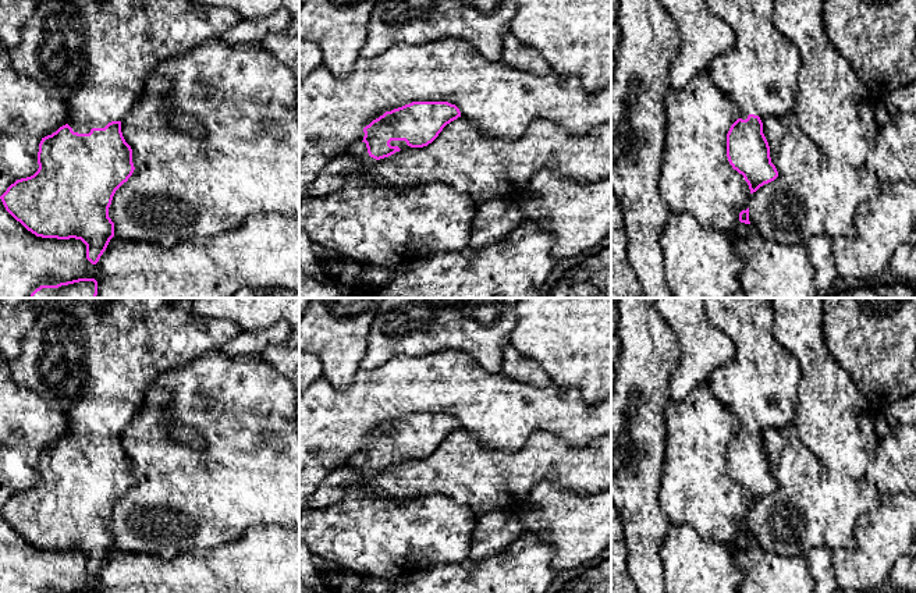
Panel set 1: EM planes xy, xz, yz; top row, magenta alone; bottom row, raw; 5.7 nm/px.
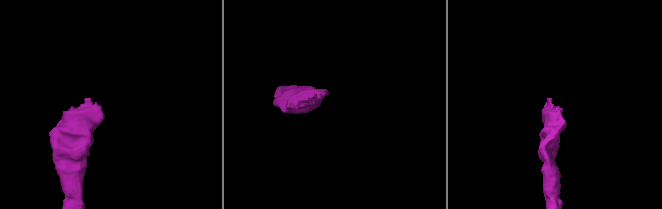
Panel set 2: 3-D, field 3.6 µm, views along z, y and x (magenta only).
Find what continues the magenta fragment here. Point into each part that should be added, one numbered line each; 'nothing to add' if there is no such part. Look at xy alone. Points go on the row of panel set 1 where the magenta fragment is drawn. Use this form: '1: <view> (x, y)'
1: xy (95, 56)

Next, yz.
1: yz (760, 71)

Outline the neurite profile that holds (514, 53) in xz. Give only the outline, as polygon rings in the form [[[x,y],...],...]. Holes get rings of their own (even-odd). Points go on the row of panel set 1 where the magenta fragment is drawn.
[[[510,28],[503,32],[503,61],[537,77],[551,72],[548,63],[536,50],[522,45]]]

